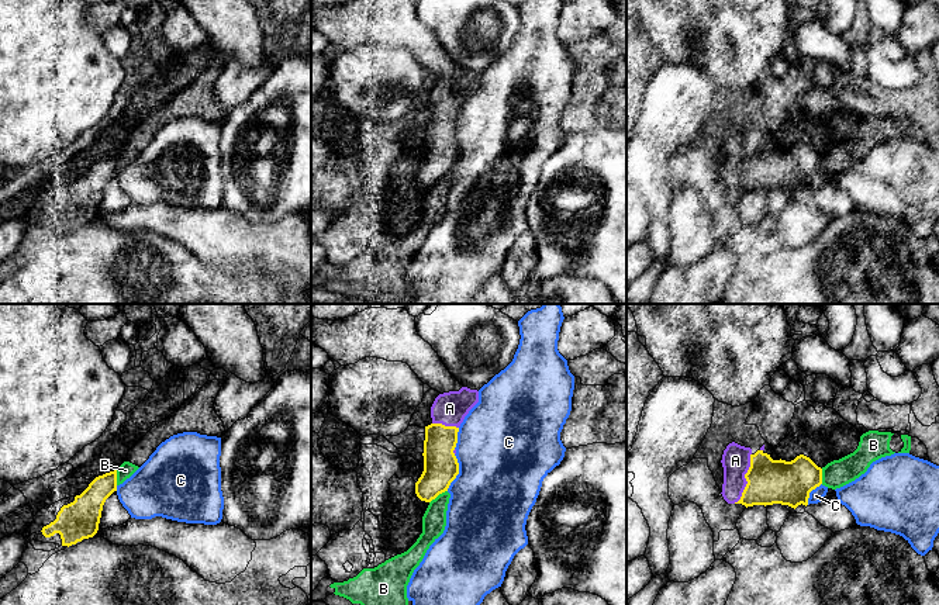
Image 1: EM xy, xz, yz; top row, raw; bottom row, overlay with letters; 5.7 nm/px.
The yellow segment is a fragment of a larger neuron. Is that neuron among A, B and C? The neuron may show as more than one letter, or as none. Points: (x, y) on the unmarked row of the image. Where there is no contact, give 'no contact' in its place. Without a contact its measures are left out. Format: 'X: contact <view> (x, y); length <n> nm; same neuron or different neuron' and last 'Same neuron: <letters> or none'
A: contact yz (745, 162); length 300 nm; same neuron
B: contact xz (438, 179); length 130 nm; different neuron
C: contact xz (458, 158); length 220 nm; different neuron
Same neuron: A

